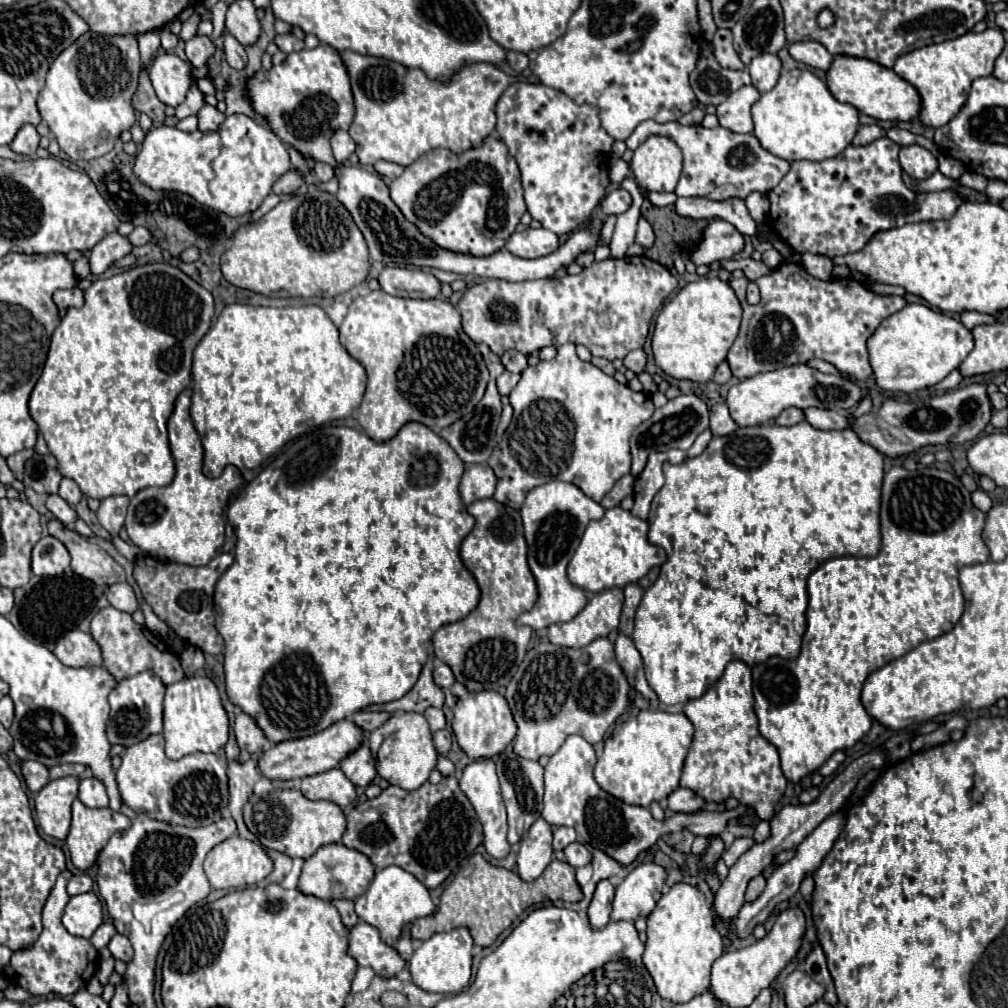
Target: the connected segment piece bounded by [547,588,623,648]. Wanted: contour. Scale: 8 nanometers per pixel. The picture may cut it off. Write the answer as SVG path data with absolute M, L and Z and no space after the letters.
M609 588L587 602L587 606L569 622L551 624L547 636L551 644L583 648L599 636L607 636L611 630L619 628L619 616L623 610L623 590Z

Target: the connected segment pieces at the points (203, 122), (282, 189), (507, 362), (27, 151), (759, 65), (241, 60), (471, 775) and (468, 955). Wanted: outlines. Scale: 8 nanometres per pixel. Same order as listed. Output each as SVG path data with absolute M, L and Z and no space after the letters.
M203 106L199 112L197 112L197 118L199 118L199 130L201 132L209 132L209 130L217 130L221 126L221 122L225 120L225 114L221 114L215 106Z
M289 170L287 174L283 174L283 176L275 182L273 192L275 192L277 196L281 196L281 194L291 194L291 192L295 192L301 184L303 184L303 178L297 176L295 170Z
M509 350L509 352L505 352L503 356L501 356L501 362L503 362L503 366L509 370L509 372L513 372L513 374L521 374L529 364L527 364L527 356L523 356L521 352L517 352L517 350Z
M25 124L25 126L17 132L17 136L13 138L11 150L17 152L17 154L21 154L21 156L33 156L37 148L39 148L39 134L37 134L35 126Z
M763 54L751 60L749 64L749 74L753 78L753 86L759 92L769 92L781 74L781 60L777 54Z
M225 32L223 50L225 50L225 60L229 62L229 66L233 66L233 68L243 68L243 66L247 64L245 48L243 48L243 46L239 44L239 40L235 40L235 36L231 36L229 32Z
M491 758L485 760L475 760L471 764L467 764L467 768L463 770L463 776L459 780L461 790L465 792L465 796L469 798L469 802L473 804L477 818L483 826L483 846L485 850L493 856L493 858L505 858L511 850L505 834L507 834L507 814L505 814L505 806L503 806L503 798L501 798L501 790L499 790L499 780L495 774L495 762Z
M455 928L451 932L433 934L425 940L409 960L409 972L413 982L427 990L439 994L457 994L461 992L471 980L471 964L473 964L473 940L467 928Z

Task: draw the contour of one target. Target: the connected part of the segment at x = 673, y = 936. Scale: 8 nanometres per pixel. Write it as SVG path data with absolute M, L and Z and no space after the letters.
M683 882L675 884L667 894L661 896L655 910L647 918L647 942L643 952L643 964L649 970L659 996L673 1004L685 1004L687 1000L699 996L699 992L707 992L711 966L721 954L723 954L723 936L717 930L717 918L713 906L705 900L703 892L697 890L695 886Z

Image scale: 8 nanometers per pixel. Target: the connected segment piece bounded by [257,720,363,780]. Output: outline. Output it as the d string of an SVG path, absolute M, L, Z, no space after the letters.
M339 720L317 734L295 738L295 740L283 740L275 744L273 748L261 754L261 758L257 760L257 768L269 780L293 780L293 778L305 778L319 772L327 772L335 768L341 762L341 758L345 758L351 750L355 750L361 744L361 736L363 730L357 728L351 720Z

